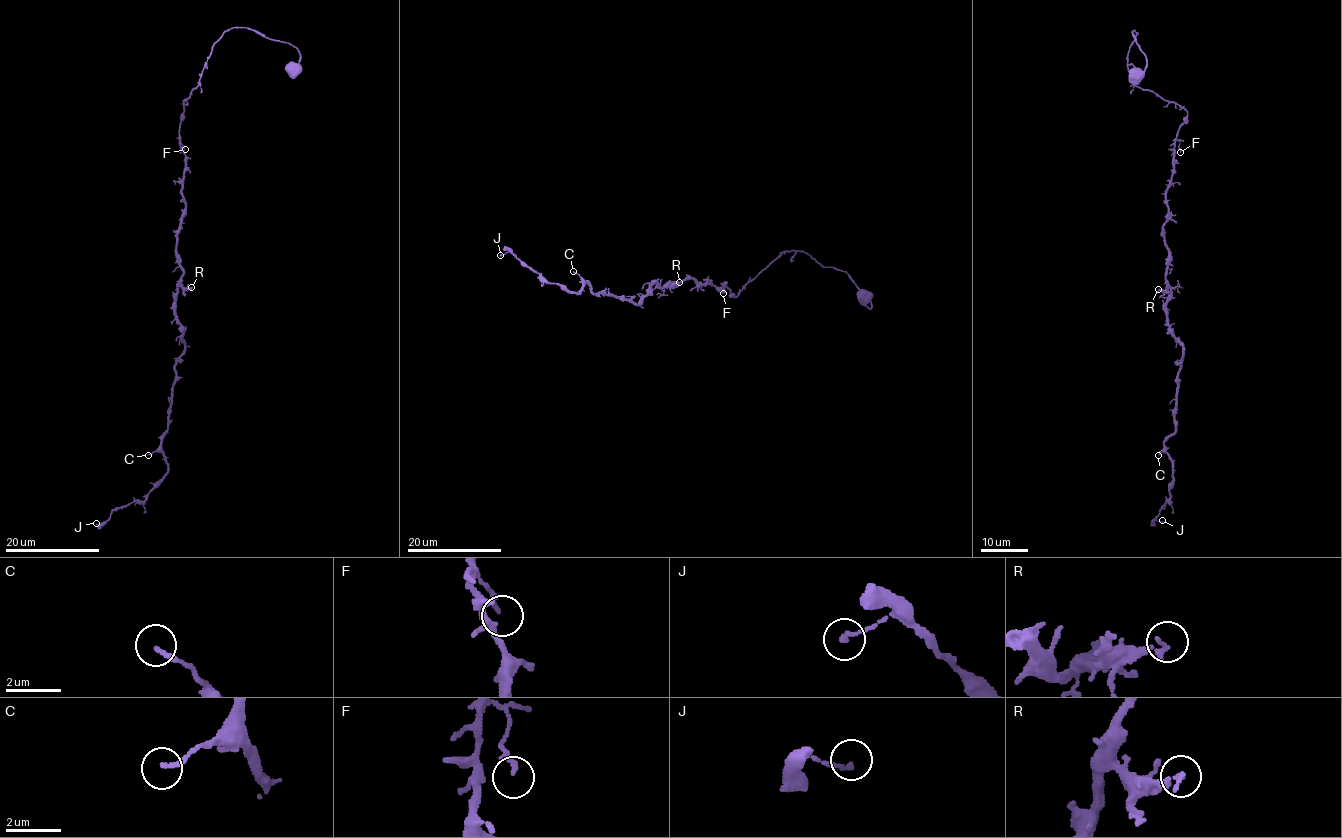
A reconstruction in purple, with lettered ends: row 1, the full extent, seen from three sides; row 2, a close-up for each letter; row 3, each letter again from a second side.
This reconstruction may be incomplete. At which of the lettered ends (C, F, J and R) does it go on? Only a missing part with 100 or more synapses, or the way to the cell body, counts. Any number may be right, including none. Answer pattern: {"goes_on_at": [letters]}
{"goes_on_at": []}

